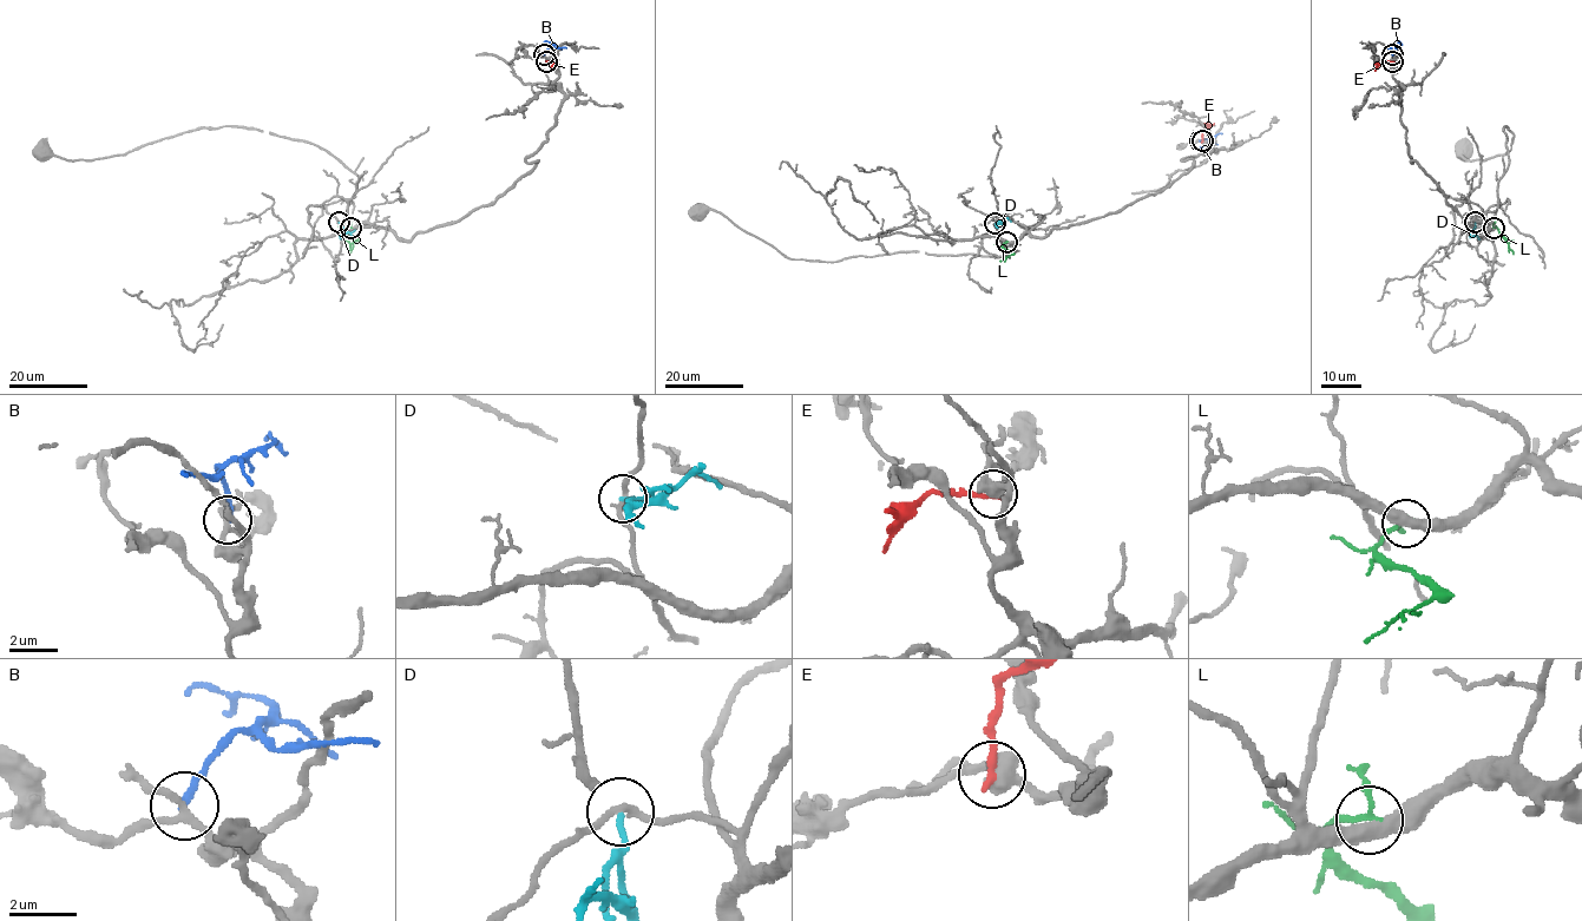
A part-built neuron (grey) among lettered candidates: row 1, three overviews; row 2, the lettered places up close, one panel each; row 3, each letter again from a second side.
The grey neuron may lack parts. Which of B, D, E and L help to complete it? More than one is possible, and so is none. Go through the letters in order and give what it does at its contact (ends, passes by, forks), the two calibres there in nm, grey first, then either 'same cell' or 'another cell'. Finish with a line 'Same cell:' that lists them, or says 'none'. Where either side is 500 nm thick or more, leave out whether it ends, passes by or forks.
B: it ends | 200/220 nm | another cell
D: it ends | 200/200 nm | another cell
E: it ends | 480/240 nm | another cell
L: it passes by | 440/150 nm | another cell
Same cell: none

